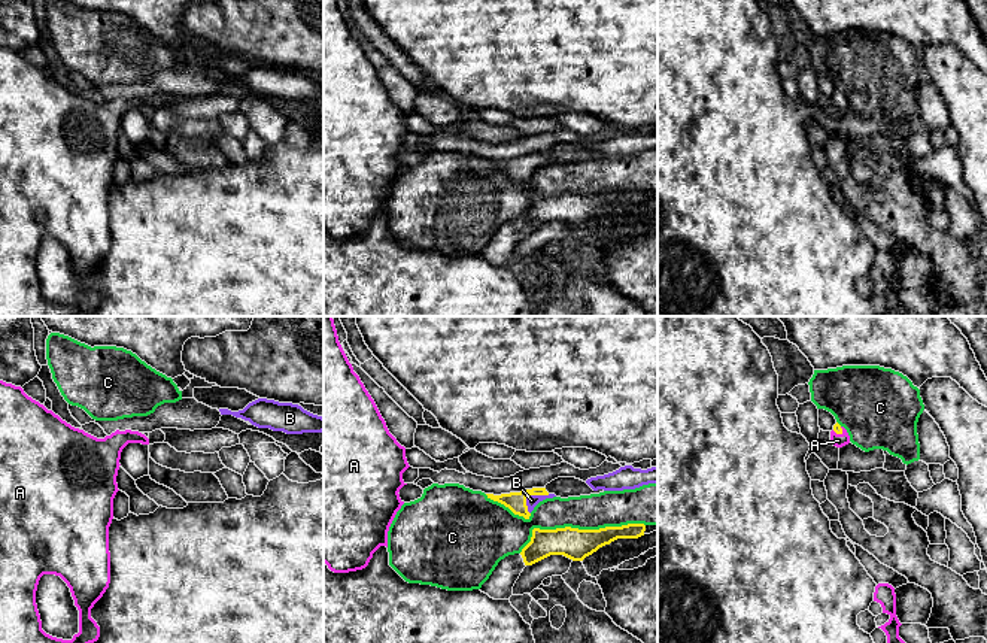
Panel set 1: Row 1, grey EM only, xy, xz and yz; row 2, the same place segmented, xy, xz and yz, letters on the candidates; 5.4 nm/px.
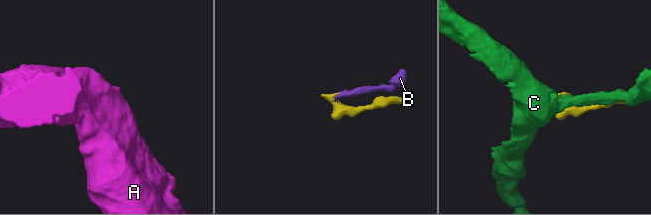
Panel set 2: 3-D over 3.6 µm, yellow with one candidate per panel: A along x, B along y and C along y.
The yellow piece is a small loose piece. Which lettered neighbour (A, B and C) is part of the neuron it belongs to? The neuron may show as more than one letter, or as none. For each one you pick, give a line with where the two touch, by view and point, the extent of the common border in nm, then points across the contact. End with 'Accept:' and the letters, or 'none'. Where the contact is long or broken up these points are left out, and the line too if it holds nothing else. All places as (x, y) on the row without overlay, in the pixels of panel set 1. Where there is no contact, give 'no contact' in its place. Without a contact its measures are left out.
A: meets yellow in yz at (838, 99); contact 70 nm long; runs through yz (837, 93), (838, 99), (838, 106)
B: meets yellow in xz at (531, 160); contact 160 nm long; runs through xz (516, 167), (522, 167), (531, 160), (531, 166)
Accept: A, B

